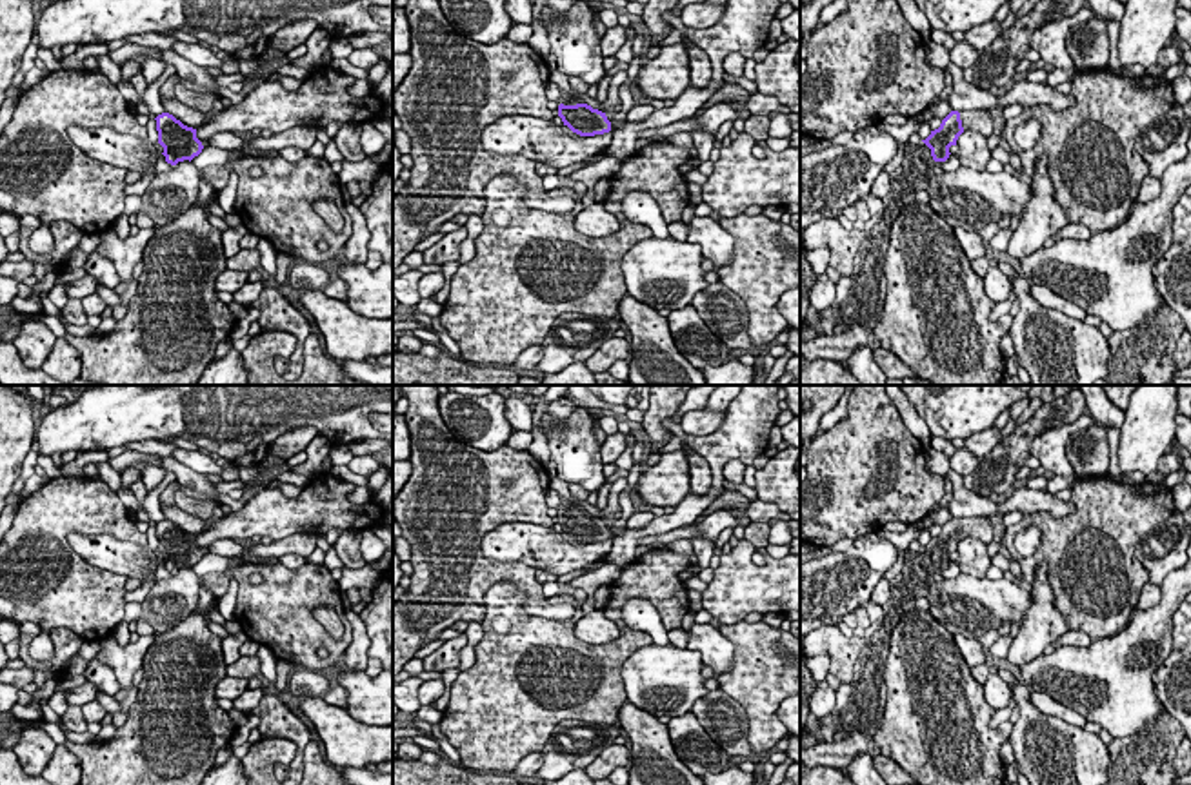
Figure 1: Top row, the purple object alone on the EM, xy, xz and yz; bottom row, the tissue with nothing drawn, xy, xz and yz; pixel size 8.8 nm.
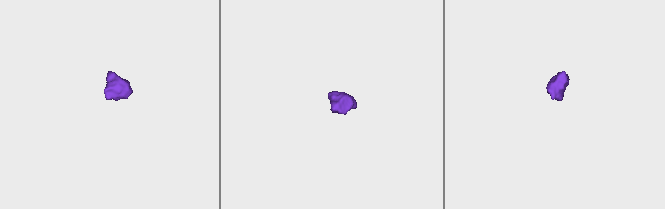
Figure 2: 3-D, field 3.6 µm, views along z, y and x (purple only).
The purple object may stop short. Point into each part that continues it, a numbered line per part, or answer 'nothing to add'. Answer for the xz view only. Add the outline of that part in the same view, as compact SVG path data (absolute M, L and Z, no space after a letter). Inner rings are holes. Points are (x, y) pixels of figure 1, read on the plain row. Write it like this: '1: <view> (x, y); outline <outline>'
1: xz (570, 504); outline M551 476L549 487L558 492L564 512L584 511L580 502L571 494L569 482Z

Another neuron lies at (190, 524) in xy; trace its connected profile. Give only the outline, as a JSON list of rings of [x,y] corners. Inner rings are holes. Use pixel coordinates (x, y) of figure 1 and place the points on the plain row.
[[[160,502],[160,507],[162,507],[162,512],[164,512],[164,518],[173,522],[176,527],[180,527],[184,532],[187,534],[202,534],[204,529],[205,529],[205,520],[198,518],[198,516],[193,516],[182,509],[178,509],[176,505],[164,505]]]

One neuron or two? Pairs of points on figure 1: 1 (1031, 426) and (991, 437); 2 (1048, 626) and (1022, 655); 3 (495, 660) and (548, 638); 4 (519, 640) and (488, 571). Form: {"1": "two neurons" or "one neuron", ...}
{"1": "two neurons", "2": "one neuron", "3": "one neuron", "4": "two neurons"}

